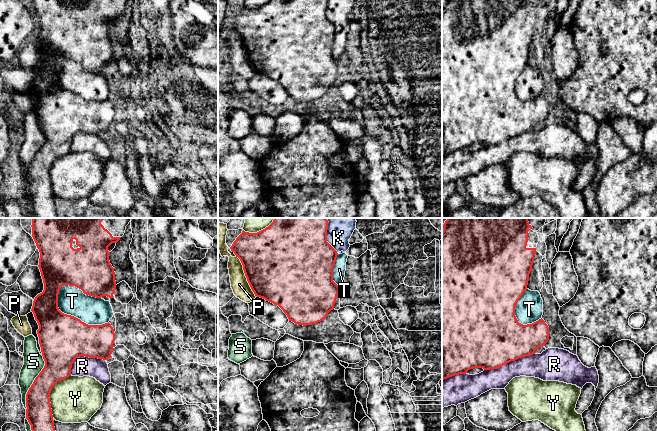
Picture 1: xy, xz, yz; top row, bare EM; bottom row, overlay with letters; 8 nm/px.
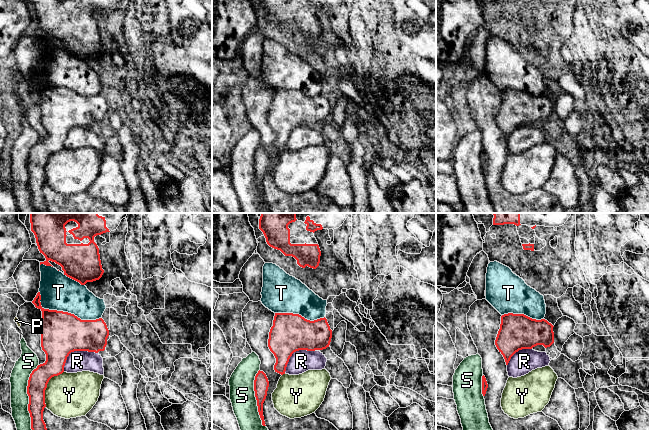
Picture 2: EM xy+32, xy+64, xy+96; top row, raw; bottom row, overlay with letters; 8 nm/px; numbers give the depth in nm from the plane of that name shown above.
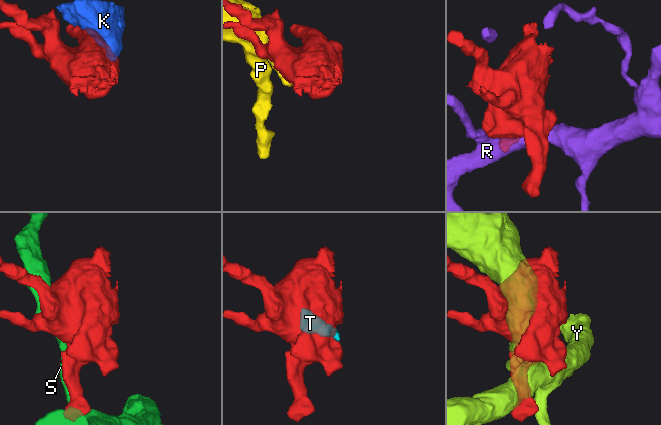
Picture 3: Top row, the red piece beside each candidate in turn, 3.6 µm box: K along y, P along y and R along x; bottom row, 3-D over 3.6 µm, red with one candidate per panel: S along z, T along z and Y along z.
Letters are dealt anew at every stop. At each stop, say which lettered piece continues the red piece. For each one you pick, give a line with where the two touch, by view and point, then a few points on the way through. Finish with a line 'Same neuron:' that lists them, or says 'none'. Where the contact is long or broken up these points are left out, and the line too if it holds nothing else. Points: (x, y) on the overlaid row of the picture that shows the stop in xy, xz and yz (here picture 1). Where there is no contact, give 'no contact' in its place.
Same neuron: none

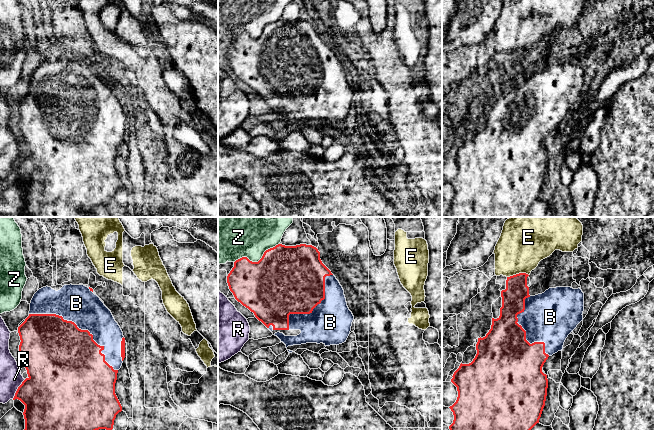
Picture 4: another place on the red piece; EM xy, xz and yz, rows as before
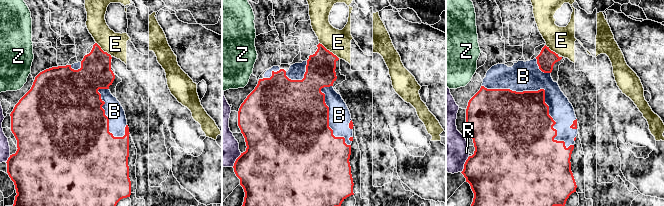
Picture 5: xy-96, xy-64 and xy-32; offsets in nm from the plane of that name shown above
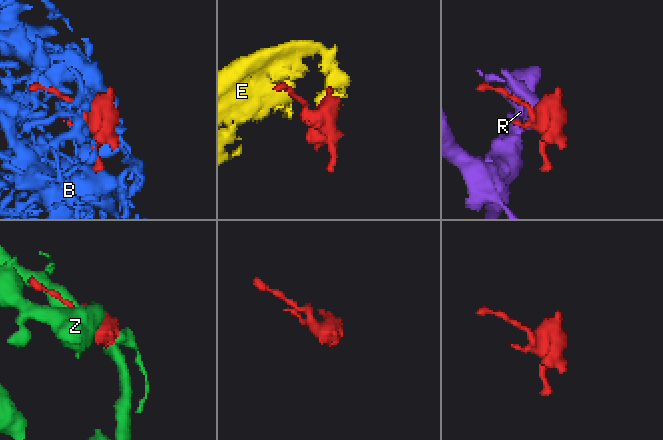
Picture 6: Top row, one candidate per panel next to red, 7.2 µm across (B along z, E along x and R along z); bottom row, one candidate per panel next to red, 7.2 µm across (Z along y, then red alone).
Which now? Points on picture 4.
B: meets red in xy at (80, 329)
Same neuron: B

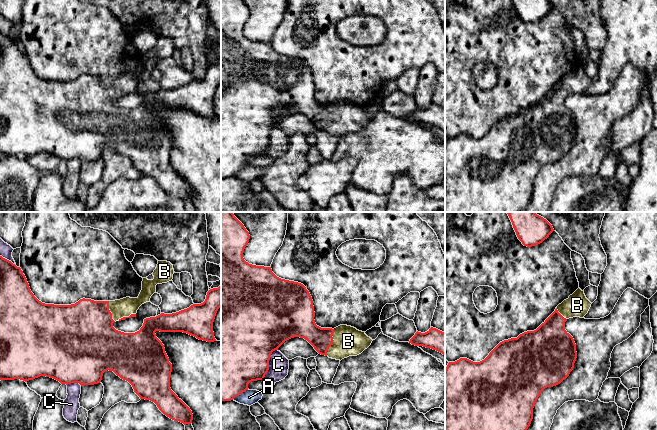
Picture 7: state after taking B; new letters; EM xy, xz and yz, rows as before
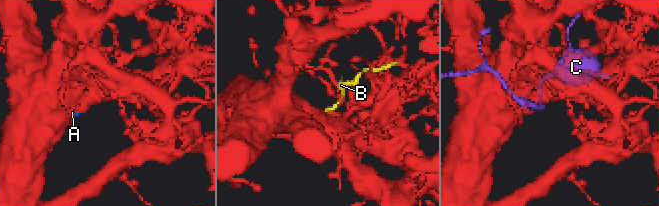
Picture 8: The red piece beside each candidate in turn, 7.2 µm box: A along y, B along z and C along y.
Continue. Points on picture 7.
B: meets red in xz at (332, 342)
Same neuron: B

